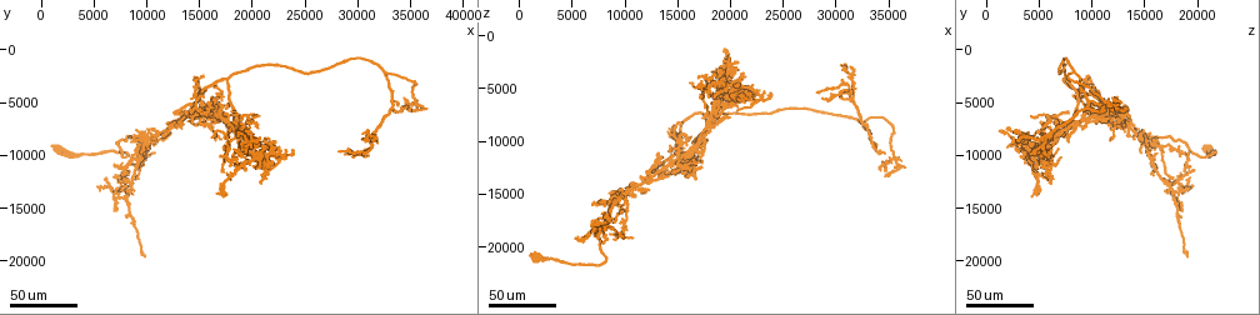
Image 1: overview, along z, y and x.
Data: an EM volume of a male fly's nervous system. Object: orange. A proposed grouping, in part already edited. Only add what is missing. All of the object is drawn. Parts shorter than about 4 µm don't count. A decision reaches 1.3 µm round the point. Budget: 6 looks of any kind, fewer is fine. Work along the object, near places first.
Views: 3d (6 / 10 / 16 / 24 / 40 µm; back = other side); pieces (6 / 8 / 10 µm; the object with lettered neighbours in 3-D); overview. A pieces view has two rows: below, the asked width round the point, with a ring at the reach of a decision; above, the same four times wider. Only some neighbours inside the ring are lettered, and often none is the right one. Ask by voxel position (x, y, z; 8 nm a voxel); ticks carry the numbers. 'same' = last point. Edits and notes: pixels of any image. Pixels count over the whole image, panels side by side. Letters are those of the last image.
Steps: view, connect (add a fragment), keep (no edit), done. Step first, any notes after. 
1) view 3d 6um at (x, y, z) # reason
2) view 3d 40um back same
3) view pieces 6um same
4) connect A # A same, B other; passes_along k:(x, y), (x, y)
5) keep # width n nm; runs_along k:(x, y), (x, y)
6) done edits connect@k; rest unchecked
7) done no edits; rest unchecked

view 3d 24um at (19400, 6600, 5000) # branch stops here

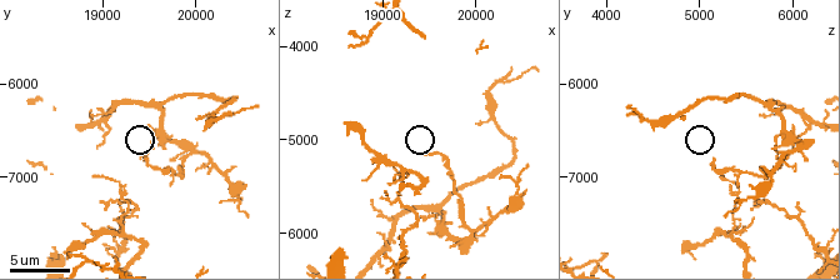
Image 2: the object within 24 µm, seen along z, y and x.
view pieces 8um at (19450, 6800, 5150)

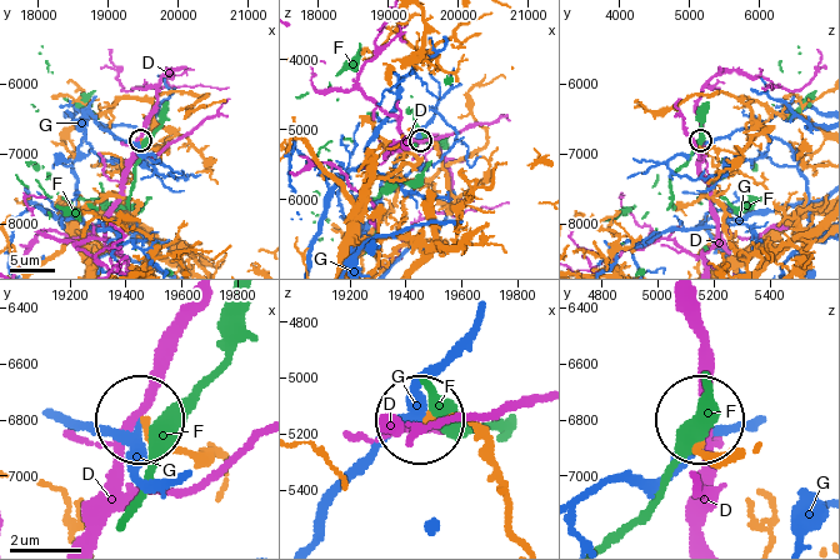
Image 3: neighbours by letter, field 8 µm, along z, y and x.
keep # D other, F other, G other; runs_along 3:(128, 98), (148, 100), (173, 134), (166, 151), (141, 141); no lettered fragment goes on from it

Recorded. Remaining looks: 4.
view 3d 24um at (21200, 9400, 3600) # branch stops here

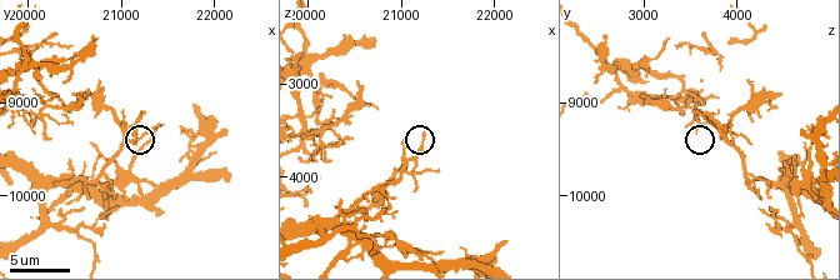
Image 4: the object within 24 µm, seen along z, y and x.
view pieces 6um at (21200, 9100, 3500) # see the neighbours

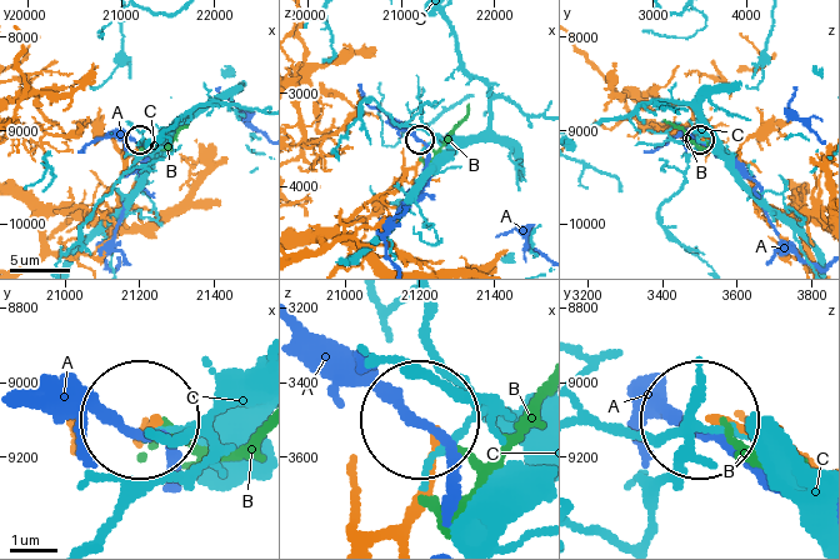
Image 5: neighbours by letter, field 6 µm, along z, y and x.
keep # width 160 nm; A other, B other, C other; runs_along 5:(391, 524), (420, 488), (428, 431); no lettered fragment goes on from it

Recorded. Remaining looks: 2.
view pieces 6um at (20800, 10350, 4300) # free end

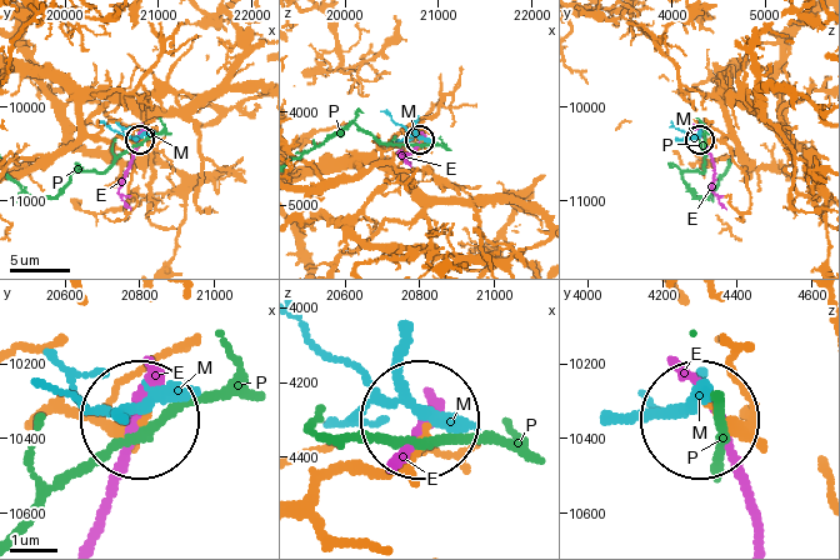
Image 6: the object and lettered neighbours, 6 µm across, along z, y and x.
keep # E other, M other, P other; runs_along 6:(300, 179), (348, 165), (381, 165), (420, 143); no lettered fragment goes on from it

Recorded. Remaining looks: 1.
done no edits; rest unchecked

